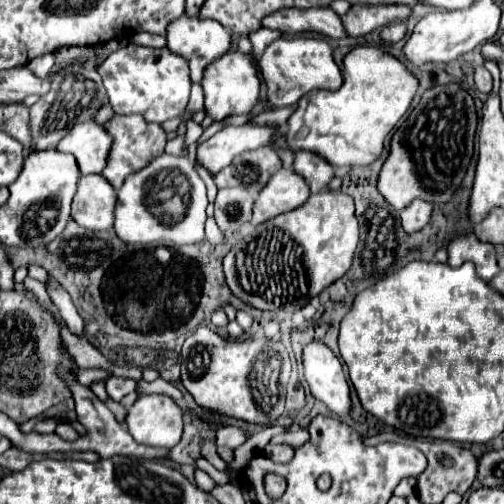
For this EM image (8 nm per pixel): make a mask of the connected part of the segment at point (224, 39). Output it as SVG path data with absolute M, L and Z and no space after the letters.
M182 15L168 27L168 49L174 51L176 55L184 57L190 65L190 77L192 81L200 81L204 69L218 57L230 51L232 47L232 33L218 21L206 21L206 19L196 19L196 17L186 17Z

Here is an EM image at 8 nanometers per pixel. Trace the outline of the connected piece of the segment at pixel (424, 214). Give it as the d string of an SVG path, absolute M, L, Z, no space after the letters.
M418 199L412 201L408 207L404 207L400 211L400 219L402 219L402 227L406 233L414 233L420 231L428 221L430 221L430 213L432 213L432 205Z

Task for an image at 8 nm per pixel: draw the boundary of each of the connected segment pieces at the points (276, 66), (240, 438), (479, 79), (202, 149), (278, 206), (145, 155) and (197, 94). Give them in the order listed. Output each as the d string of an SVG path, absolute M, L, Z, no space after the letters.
M276 39L264 51L260 71L268 87L268 101L274 107L294 105L312 89L340 89L342 73L332 57L332 47L324 39Z
M234 426L222 427L216 432L217 447L226 446L235 450L241 446L246 439L243 431Z
M478 67L478 69L476 69L474 81L476 81L476 89L478 89L480 93L490 93L490 91L492 91L492 75L488 73L486 67Z
M240 125L240 127L224 127L210 139L202 141L196 147L196 161L194 165L204 167L210 175L216 175L220 169L230 165L230 161L244 153L258 149L262 145L270 145L272 125Z
M280 169L270 177L270 183L266 183L266 187L260 191L254 203L250 223L260 225L270 217L292 211L300 207L308 199L308 195L310 189L300 175L296 175L292 169Z
M116 115L112 121L106 123L106 129L114 137L114 145L110 149L108 163L106 163L104 171L102 171L102 175L108 179L108 183L112 183L114 189L120 189L122 183L124 183L124 179L128 175L140 171L152 159L156 159L158 155L164 153L166 131L158 123L148 123L146 119L142 119L138 115L132 115L132 117L120 117L120 115Z
M192 83L192 95L190 95L190 103L184 111L184 117L190 117L190 113L202 111L202 109L204 109L204 89L200 83Z

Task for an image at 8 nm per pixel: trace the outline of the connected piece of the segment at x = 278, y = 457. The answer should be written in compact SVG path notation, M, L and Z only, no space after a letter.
M274 445L270 451L270 459L274 461L290 461L294 457L294 449L290 445Z

